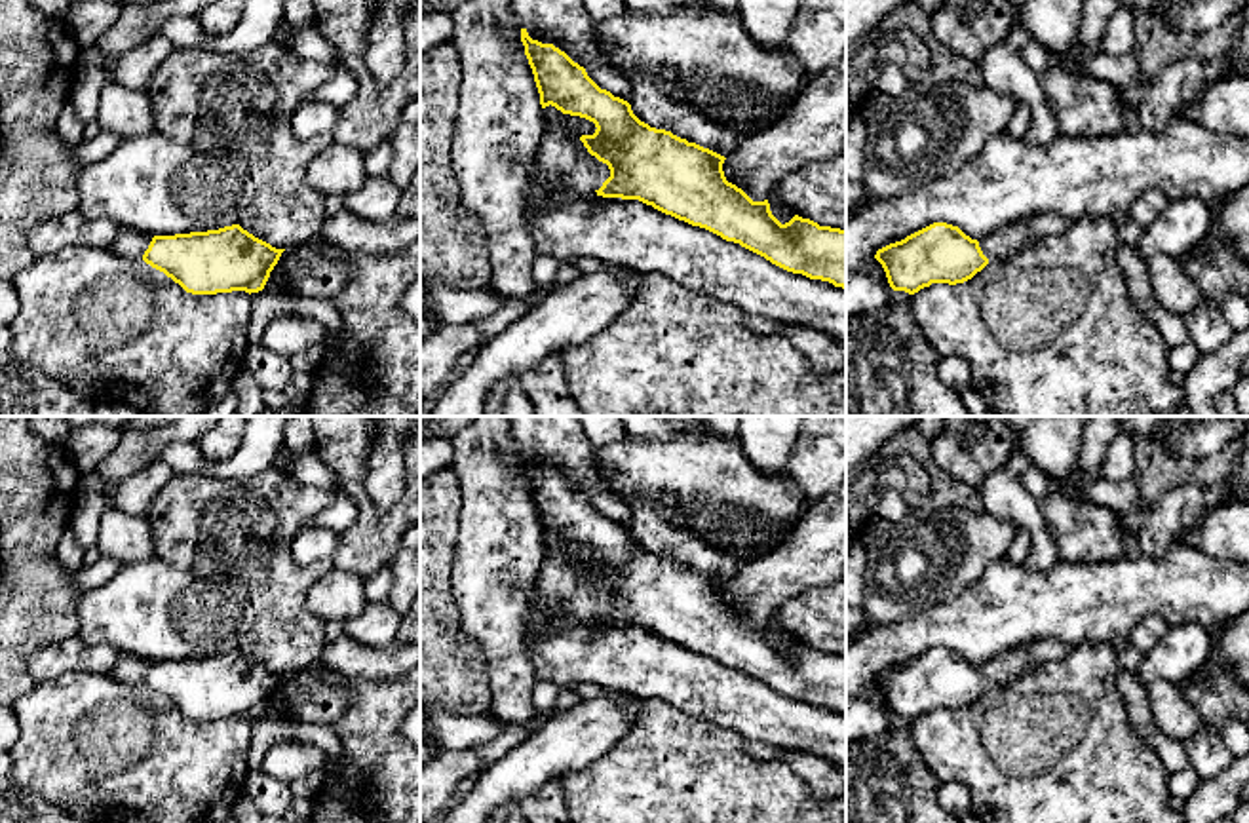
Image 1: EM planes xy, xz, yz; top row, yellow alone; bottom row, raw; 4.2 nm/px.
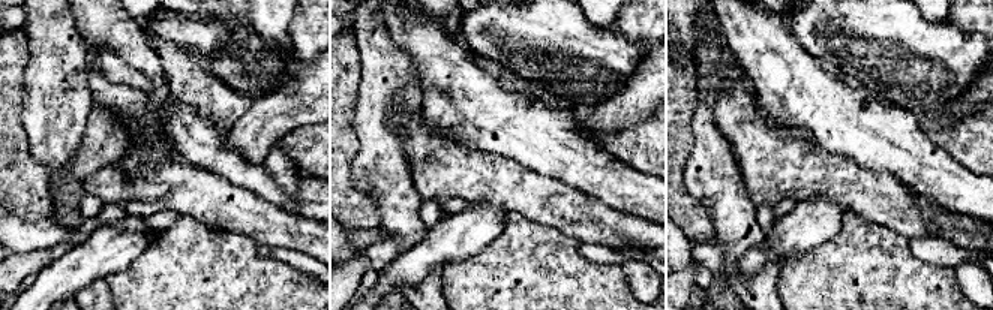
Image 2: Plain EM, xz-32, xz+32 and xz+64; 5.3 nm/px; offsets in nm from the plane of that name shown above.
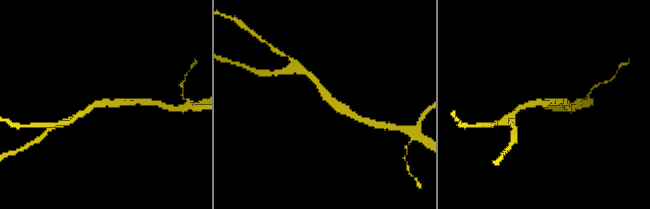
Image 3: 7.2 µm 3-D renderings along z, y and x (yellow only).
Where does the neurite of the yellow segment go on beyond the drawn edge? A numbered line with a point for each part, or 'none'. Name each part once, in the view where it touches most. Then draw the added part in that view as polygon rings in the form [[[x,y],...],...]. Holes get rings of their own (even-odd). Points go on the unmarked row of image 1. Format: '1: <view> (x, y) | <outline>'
1: xz (563, 588) | [[[546,545],[536,578],[536,604],[546,622],[527,631],[525,650],[551,635],[551,618],[563,616],[567,622],[587,622],[599,616],[608,603],[608,591],[591,582],[578,563]]]

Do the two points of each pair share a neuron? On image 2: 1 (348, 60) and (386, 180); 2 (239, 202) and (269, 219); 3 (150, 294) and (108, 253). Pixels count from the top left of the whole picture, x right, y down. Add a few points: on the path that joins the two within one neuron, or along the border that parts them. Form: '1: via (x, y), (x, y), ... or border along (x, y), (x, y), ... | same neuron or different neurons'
1: border along (359, 56), (359, 96), (353, 126) | different neurons
2: via (246, 210), (254, 217), (261, 219) | same neuron
3: border along (149, 244), (123, 270), (111, 271), (104, 279) | different neurons

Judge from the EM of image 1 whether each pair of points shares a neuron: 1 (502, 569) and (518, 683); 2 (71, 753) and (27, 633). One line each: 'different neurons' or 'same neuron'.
1: same neuron
2: different neurons

